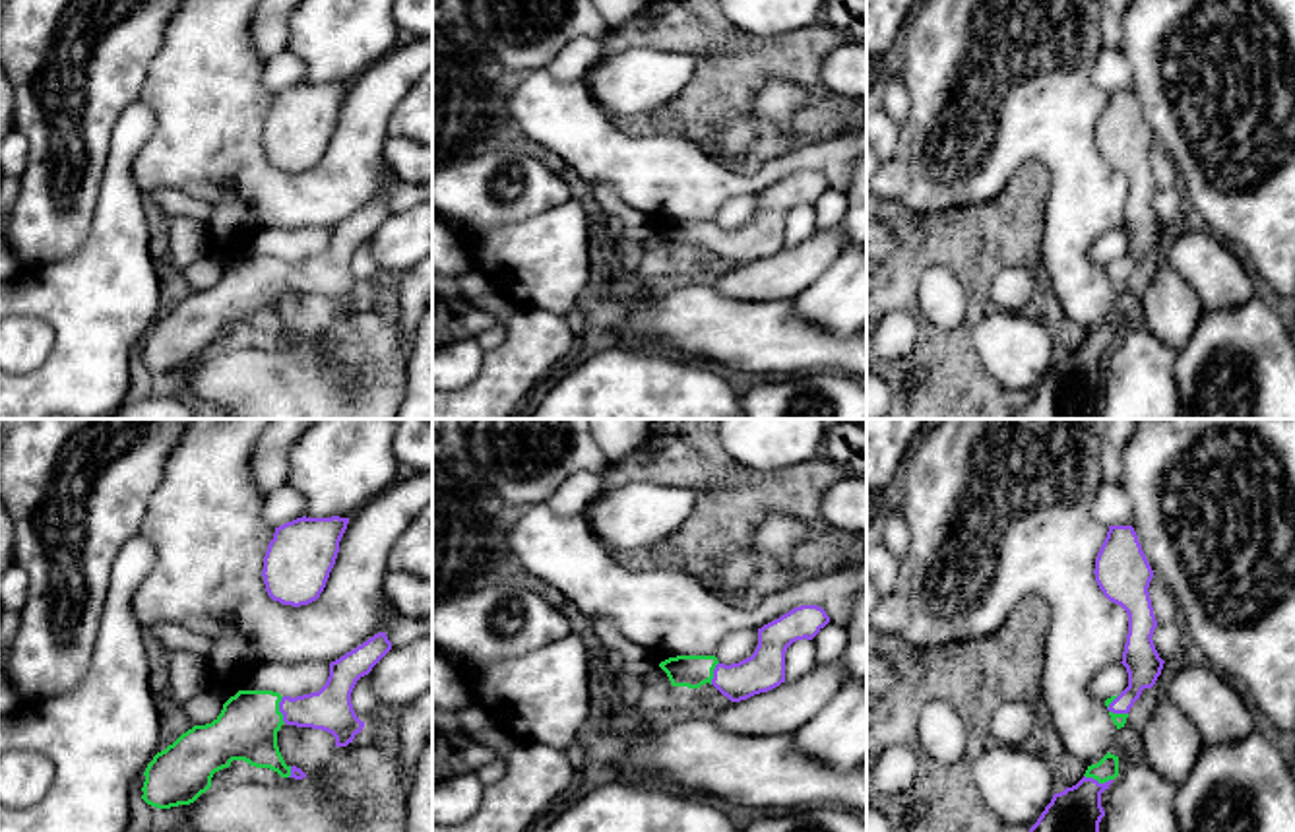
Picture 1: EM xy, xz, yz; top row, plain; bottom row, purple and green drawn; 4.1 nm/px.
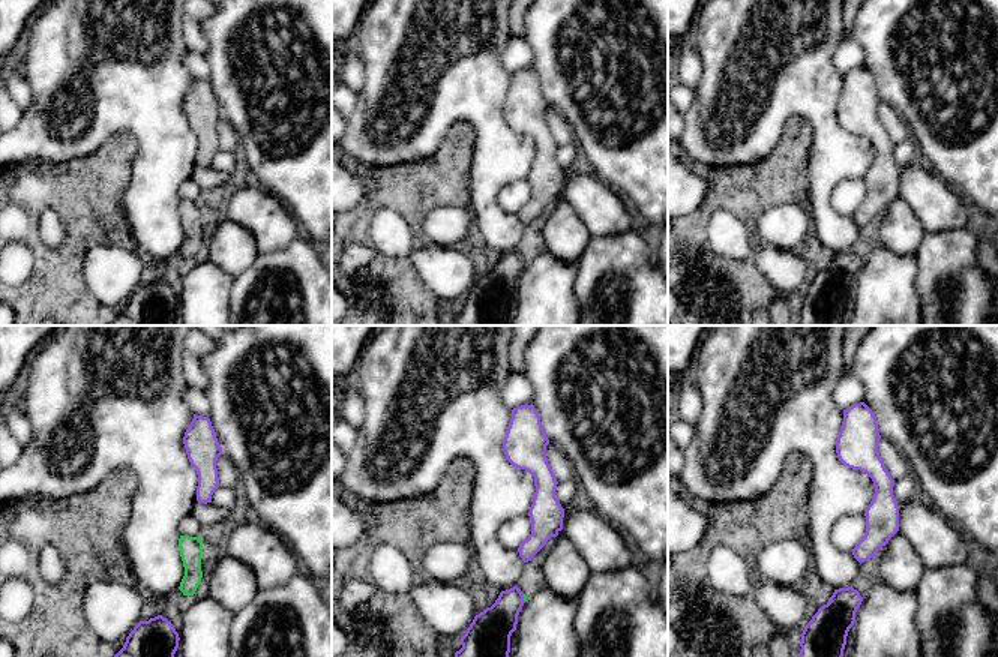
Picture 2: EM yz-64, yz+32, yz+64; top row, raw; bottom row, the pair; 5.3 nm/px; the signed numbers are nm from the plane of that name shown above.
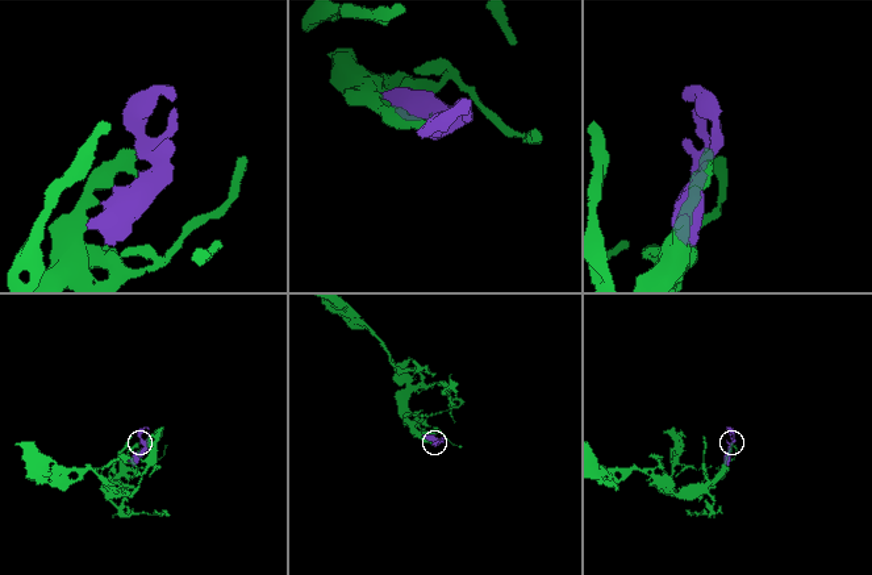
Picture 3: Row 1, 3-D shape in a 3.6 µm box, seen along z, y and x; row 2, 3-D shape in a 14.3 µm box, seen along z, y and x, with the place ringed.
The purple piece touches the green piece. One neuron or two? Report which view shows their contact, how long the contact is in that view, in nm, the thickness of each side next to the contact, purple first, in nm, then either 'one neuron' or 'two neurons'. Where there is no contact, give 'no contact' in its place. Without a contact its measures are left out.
yz | 120 nm | 190/100 nm | one neuron

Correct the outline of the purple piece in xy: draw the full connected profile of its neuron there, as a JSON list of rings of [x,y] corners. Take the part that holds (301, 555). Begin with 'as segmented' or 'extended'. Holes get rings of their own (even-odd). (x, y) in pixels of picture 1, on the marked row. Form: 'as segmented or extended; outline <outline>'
as segmented; outline [[[297,518],[275,528],[264,557],[264,584],[273,601],[308,605],[320,597],[349,518]]]

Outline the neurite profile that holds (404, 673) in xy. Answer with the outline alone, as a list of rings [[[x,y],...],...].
[[[432,636],[392,648],[368,673],[384,708],[401,710],[432,688]]]

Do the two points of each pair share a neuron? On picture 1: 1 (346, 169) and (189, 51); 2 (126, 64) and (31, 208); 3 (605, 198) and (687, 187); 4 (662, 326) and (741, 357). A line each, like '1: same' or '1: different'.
1: same
2: same
3: different
4: same

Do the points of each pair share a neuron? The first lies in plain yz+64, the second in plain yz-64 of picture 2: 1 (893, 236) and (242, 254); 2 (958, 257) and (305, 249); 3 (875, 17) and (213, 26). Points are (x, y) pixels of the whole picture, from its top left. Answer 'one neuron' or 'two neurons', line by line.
1: one neuron
2: one neuron
3: one neuron

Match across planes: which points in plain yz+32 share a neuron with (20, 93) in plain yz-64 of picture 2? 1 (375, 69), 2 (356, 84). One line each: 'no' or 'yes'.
1: no
2: yes

